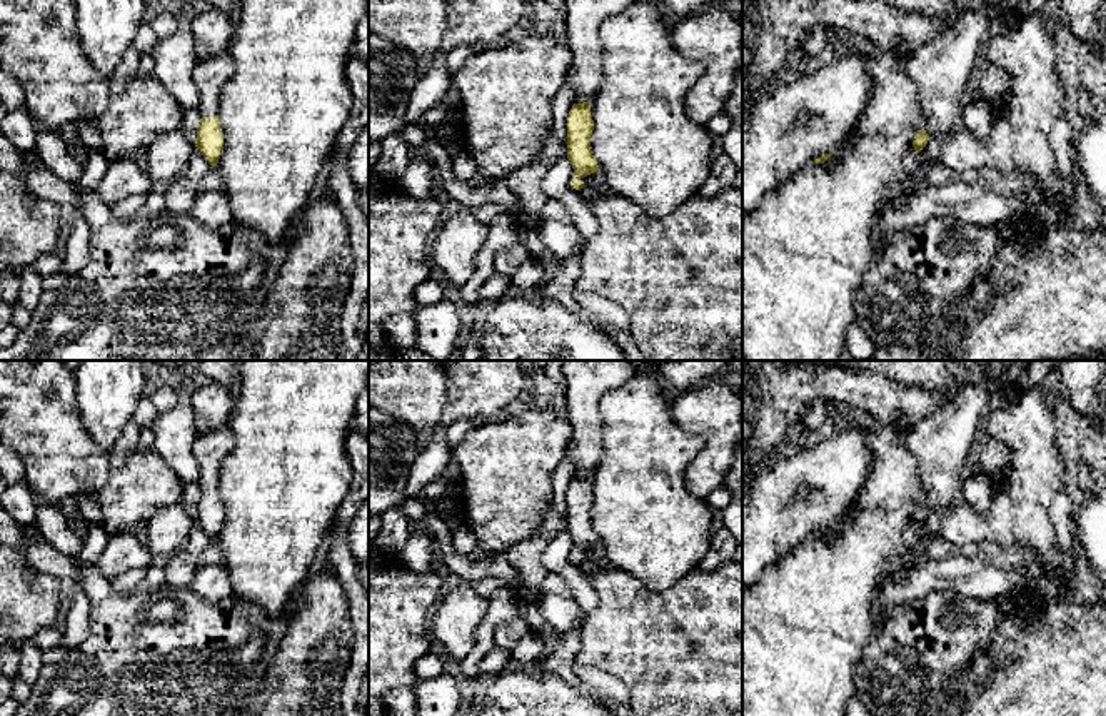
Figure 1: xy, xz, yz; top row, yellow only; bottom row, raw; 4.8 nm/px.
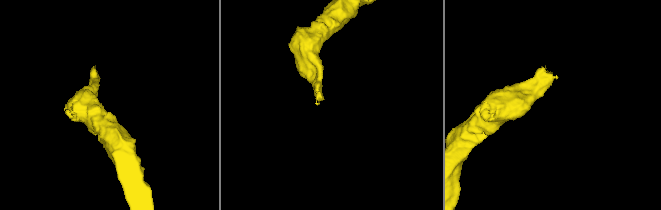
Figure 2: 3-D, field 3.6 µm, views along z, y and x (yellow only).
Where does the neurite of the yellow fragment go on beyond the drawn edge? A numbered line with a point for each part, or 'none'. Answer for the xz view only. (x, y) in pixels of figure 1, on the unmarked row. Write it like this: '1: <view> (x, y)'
1: xz (593, 558)

